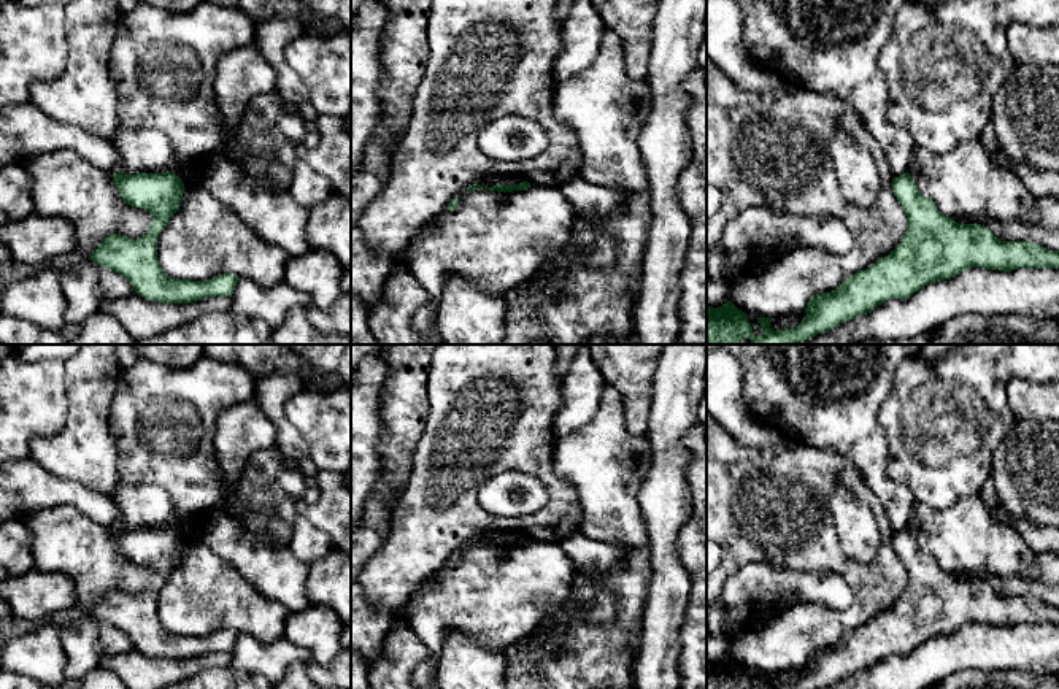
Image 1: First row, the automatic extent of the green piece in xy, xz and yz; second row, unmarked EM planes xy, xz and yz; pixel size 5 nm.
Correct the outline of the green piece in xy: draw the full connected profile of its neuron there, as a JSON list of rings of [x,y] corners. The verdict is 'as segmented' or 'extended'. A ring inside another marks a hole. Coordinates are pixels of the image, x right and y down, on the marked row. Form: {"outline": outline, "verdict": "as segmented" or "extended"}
{"outline": [[[171,171],[113,173],[122,200],[152,214],[149,232],[138,240],[121,233],[106,237],[89,260],[122,275],[133,292],[146,300],[162,303],[192,303],[208,297],[232,297],[238,276],[218,275],[205,281],[170,278],[157,260],[157,240],[171,216],[179,210],[184,183]]], "verdict": "as segmented"}

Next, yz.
{"outline": [[[908,171],[892,179],[892,192],[905,210],[907,230],[891,254],[851,275],[835,291],[813,295],[805,308],[807,318],[795,329],[773,330],[770,318],[757,318],[762,335],[756,337],[746,313],[730,300],[719,308],[707,306],[707,344],[740,344],[743,338],[749,338],[751,344],[799,344],[870,313],[889,298],[908,298],[934,281],[951,279],[973,267],[1002,271],[1059,268],[1059,251],[1049,251],[1034,241],[1000,241],[981,224],[959,224],[945,216],[935,202],[918,189]]], "verdict": "as segmented"}

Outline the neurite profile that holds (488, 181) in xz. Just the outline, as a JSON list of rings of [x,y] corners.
[[[489,175],[484,176],[483,179],[478,181],[478,184],[481,184],[483,187],[492,187],[495,184],[508,184],[508,186],[514,186],[522,183],[524,179],[518,178],[518,176],[506,176],[506,175]]]

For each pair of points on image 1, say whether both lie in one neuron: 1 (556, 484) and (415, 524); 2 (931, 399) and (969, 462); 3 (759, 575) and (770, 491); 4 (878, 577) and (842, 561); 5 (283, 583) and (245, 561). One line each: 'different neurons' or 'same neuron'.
1: same neuron
2: same neuron
3: different neurons
4: same neuron
5: same neuron

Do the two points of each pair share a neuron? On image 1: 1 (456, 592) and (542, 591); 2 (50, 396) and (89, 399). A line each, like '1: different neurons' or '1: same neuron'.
1: same neuron
2: different neurons

